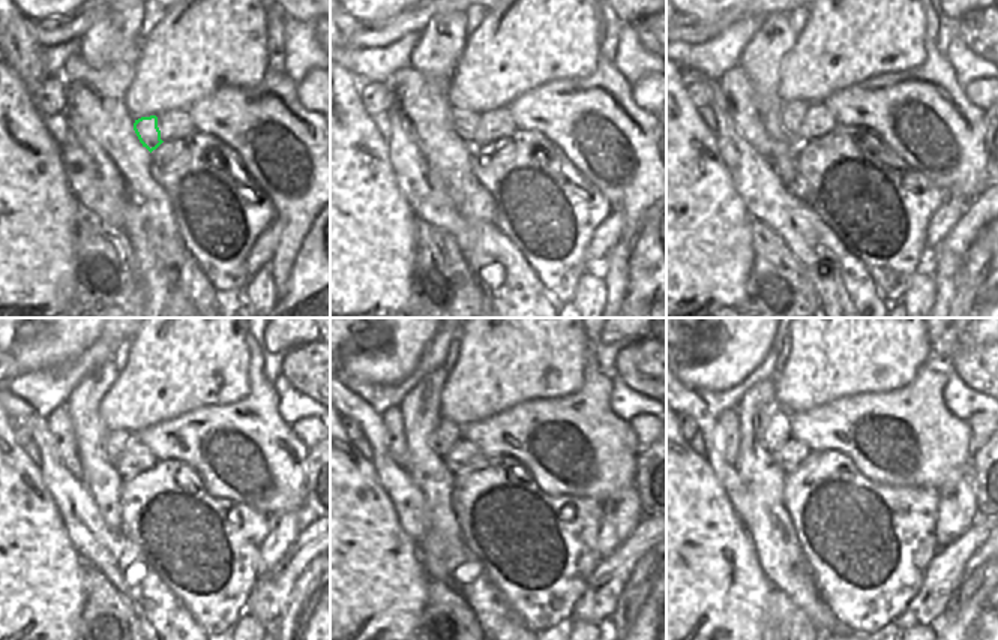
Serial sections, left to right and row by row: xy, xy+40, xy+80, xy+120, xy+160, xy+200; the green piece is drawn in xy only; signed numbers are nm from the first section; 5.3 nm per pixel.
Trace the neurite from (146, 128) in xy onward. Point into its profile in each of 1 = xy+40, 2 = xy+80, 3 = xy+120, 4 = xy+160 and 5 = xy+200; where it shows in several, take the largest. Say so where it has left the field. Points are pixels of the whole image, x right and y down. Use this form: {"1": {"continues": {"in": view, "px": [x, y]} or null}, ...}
{"1": {"continues": {"in": "xy+40", "px": [465, 122]}}, "2": {"continues": {"in": "xy+80", "px": [793, 113]}}, "3": {"continues": {"in": "xy+120", "px": [114, 442]}}, "4": {"continues": {"in": "xy+160", "px": [446, 433]}}, "5": {"continues": {"in": "xy+200", "px": [778, 430]}}}

